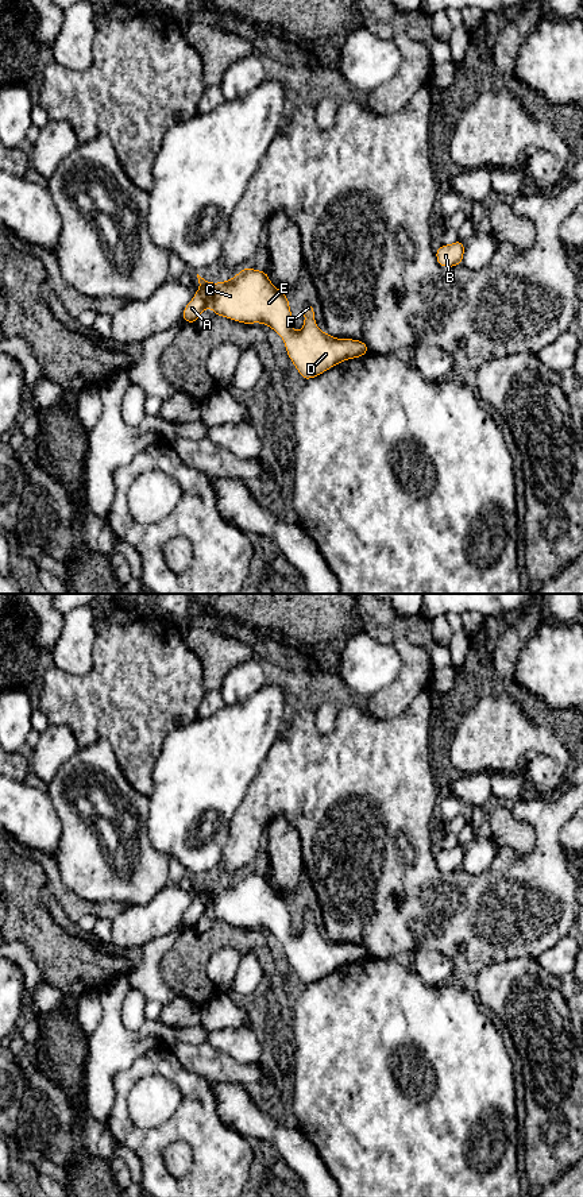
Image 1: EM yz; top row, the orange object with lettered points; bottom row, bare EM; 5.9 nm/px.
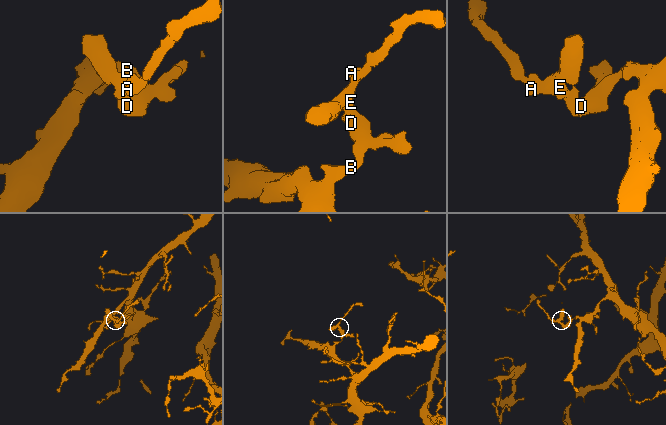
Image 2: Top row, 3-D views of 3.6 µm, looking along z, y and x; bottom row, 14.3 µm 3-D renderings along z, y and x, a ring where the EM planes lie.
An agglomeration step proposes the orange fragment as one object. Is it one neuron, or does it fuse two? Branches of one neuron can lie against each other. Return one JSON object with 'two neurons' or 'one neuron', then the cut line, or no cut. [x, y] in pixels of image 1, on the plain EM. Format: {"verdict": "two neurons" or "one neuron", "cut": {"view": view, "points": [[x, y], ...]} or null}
{"verdict": "one neuron", "cut": null}

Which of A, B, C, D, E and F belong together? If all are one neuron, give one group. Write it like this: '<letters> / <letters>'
A B C D E F

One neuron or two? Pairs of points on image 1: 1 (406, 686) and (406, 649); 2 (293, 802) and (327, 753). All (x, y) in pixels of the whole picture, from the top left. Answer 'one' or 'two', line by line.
1: one
2: one

